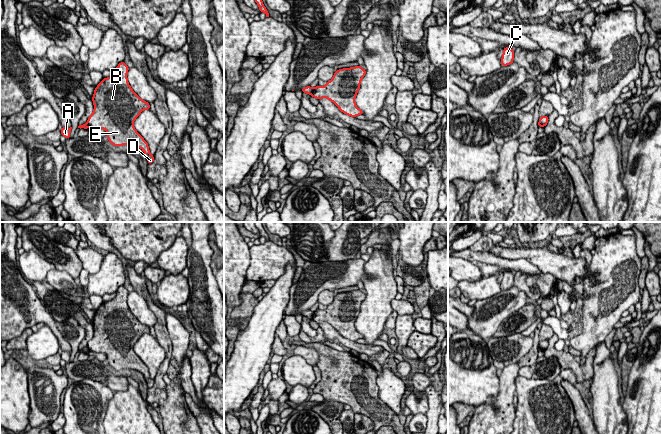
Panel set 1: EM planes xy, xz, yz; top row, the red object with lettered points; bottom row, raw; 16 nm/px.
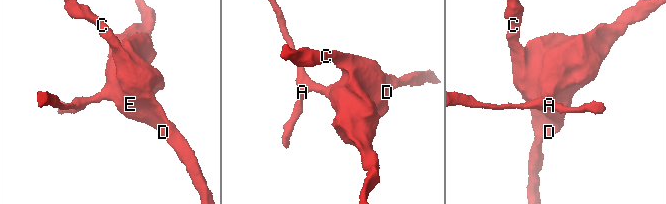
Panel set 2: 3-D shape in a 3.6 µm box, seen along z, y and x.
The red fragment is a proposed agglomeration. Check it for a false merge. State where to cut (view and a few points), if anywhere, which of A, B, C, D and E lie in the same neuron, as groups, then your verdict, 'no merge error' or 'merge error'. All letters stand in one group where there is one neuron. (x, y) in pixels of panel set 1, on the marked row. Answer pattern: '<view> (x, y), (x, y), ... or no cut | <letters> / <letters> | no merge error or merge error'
xz (314, 88), (311, 95) | A / B C D E | merge error

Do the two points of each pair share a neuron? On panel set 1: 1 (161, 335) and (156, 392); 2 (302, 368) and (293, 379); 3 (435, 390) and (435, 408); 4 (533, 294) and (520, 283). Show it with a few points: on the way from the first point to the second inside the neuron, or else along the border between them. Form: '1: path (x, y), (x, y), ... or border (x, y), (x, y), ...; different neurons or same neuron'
1: path (168, 349), (168, 357), (159, 378); same neuron
2: path (299, 371), (294, 376); same neuron
3: path (435, 394), (435, 404); same neuron
4: path (530, 292), (523, 286); same neuron

